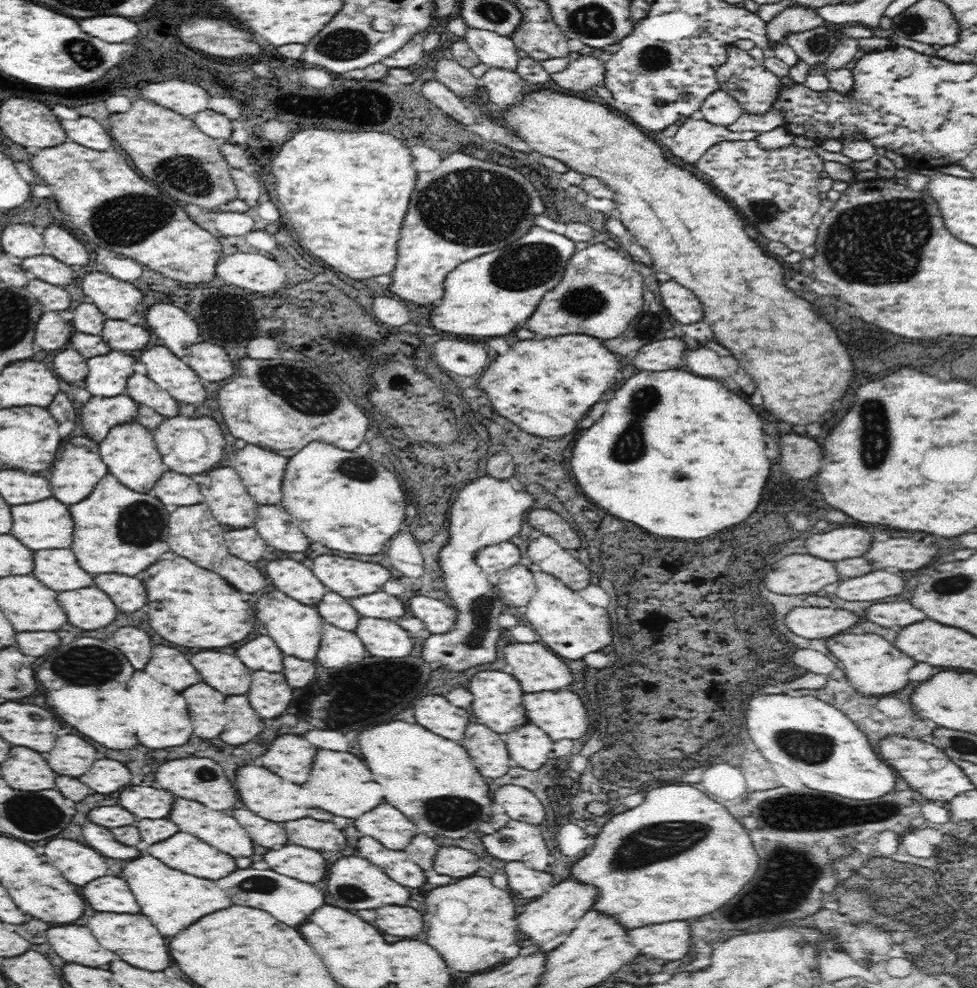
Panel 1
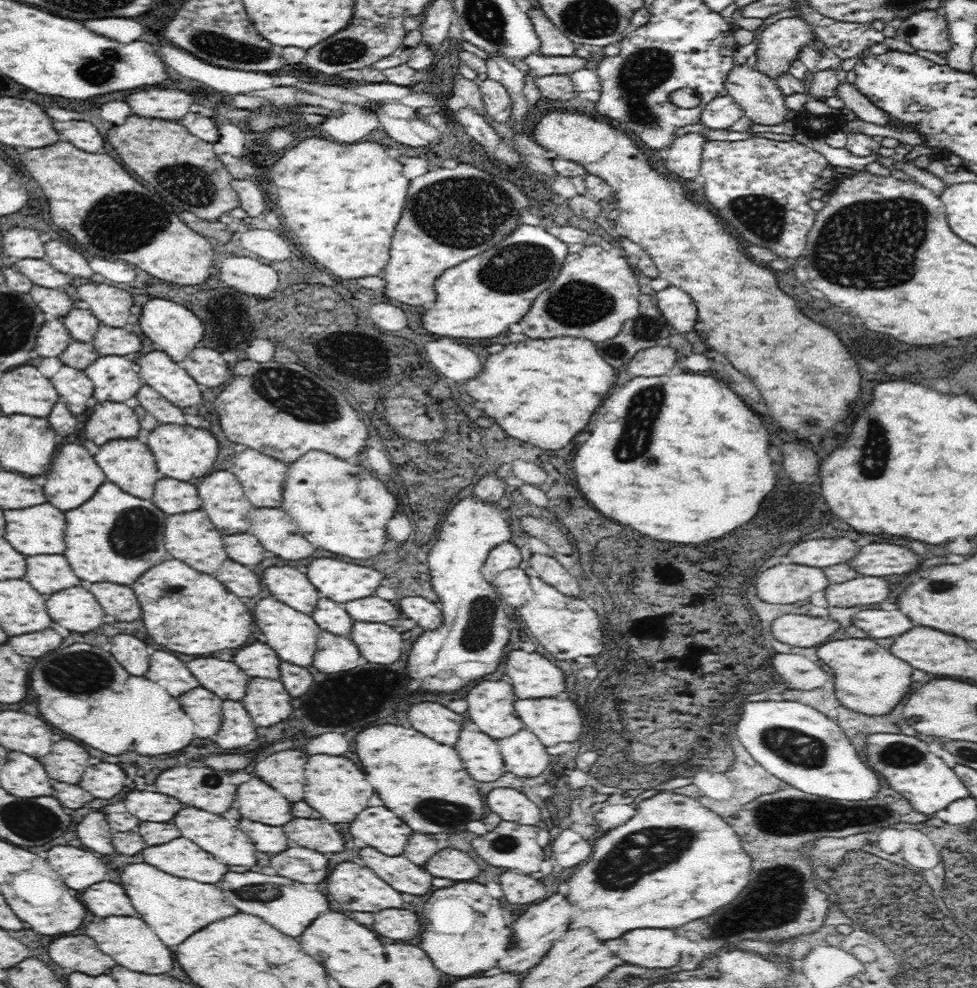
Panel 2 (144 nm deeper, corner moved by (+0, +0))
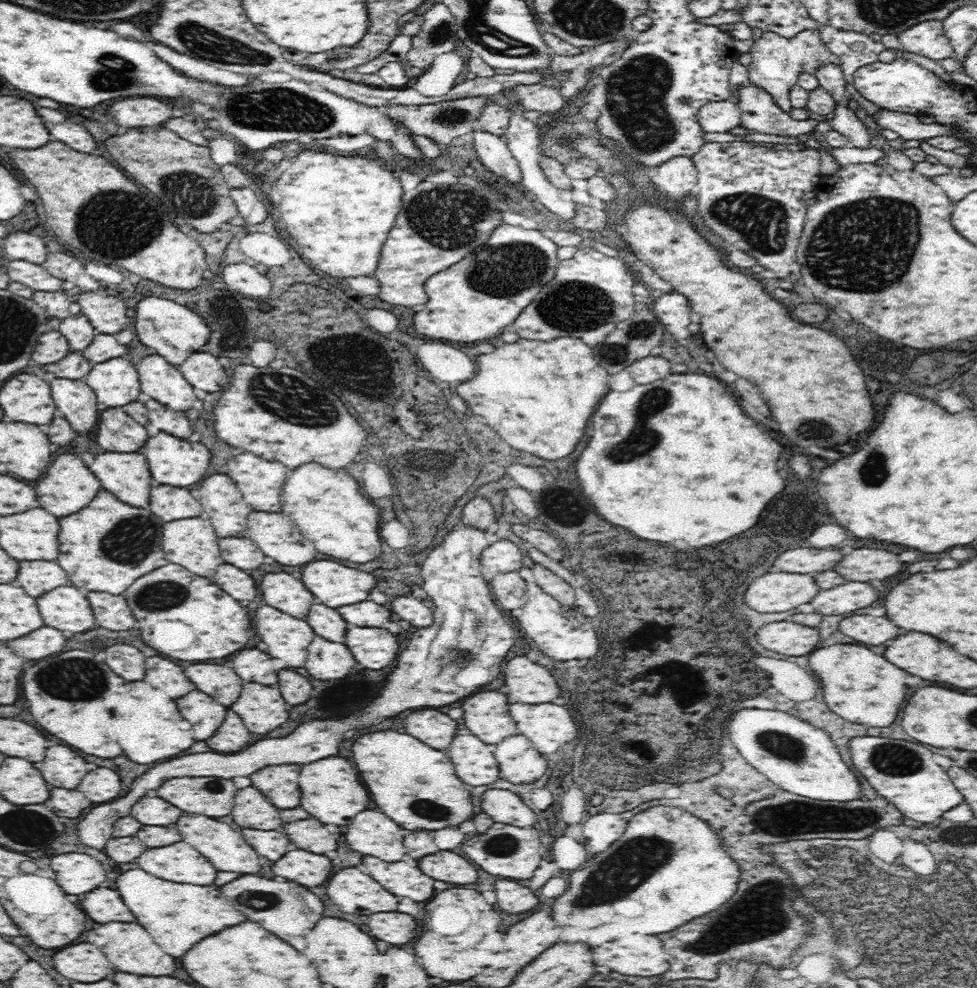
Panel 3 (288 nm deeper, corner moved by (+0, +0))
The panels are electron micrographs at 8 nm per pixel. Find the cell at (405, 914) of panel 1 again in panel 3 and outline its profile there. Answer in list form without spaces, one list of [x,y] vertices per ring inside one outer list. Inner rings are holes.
[[[378,912],[368,918],[370,934],[388,944],[406,944],[416,934],[416,922],[410,914]]]

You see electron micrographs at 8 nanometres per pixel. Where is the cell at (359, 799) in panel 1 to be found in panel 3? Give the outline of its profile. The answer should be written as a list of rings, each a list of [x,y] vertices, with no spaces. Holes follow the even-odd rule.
[[[328,756],[314,764],[304,764],[300,770],[298,784],[302,790],[302,808],[308,814],[316,816],[322,824],[344,826],[352,816],[360,814],[370,804],[370,796],[366,788],[360,784],[356,768],[340,756]]]

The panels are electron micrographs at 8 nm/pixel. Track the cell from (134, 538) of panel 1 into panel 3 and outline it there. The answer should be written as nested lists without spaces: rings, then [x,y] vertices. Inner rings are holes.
[[[100,490],[82,512],[60,518],[60,556],[56,562],[68,572],[74,588],[124,594],[138,578],[170,564],[164,558],[162,536],[162,518],[148,508],[134,508],[120,502],[112,492]]]

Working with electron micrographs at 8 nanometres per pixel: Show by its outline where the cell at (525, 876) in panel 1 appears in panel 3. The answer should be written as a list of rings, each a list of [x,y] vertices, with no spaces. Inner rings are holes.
[[[502,878],[496,882],[494,888],[496,888],[498,906],[508,914],[520,914],[520,912],[526,912],[538,904],[538,896],[534,894],[534,890],[522,886],[518,880]]]

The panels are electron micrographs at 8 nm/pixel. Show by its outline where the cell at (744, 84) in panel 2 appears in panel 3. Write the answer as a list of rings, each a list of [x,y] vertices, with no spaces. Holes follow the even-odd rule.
[[[750,84],[748,88],[736,90],[738,106],[742,110],[740,128],[752,134],[774,134],[774,136],[800,136],[816,132],[818,120],[792,120],[776,100],[760,86]]]

